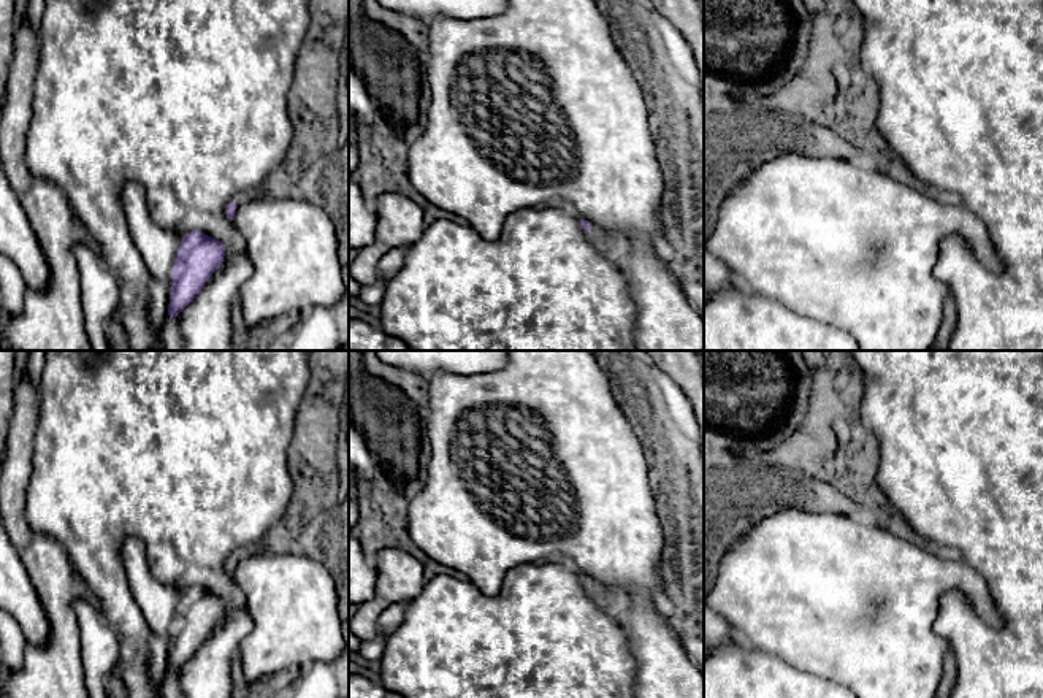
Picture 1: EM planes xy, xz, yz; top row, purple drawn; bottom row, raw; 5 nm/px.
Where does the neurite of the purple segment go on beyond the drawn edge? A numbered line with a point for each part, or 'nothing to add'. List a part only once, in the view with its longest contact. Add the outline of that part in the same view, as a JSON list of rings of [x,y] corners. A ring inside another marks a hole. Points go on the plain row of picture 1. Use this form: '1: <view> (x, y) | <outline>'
1: xz (615, 603) | [[[598,584],[590,585],[590,595],[594,603],[615,620],[626,619],[629,612],[629,598],[620,590],[607,590]]]

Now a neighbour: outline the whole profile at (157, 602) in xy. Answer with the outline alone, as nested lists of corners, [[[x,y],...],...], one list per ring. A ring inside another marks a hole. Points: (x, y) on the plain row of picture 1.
[[[128,536],[122,541],[120,560],[132,596],[152,635],[171,642],[171,623],[184,592],[154,577],[146,558],[146,546],[139,538]]]

